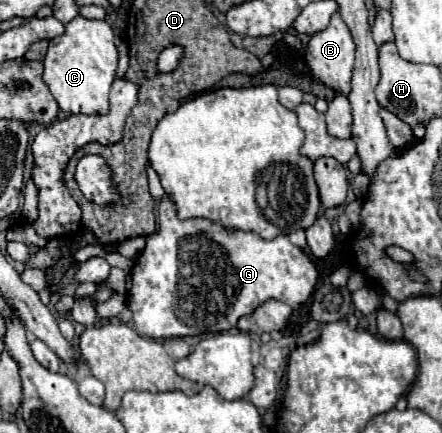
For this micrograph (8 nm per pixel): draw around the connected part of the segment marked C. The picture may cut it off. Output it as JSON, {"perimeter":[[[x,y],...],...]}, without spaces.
{"perimeter":[[[73,18],[65,26],[65,34],[49,42],[45,56],[43,80],[55,96],[59,108],[69,114],[107,114],[109,90],[117,76],[119,54],[113,38],[113,28],[105,20]]]}

